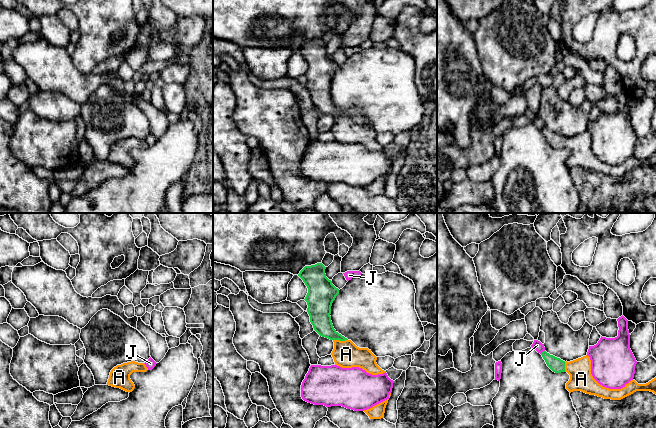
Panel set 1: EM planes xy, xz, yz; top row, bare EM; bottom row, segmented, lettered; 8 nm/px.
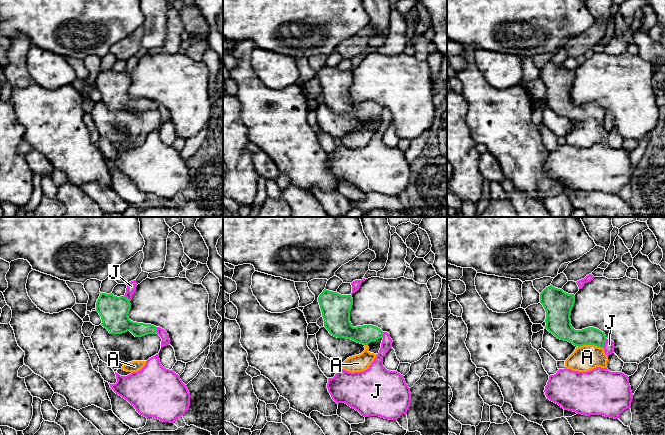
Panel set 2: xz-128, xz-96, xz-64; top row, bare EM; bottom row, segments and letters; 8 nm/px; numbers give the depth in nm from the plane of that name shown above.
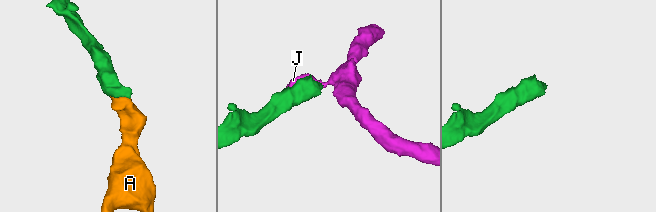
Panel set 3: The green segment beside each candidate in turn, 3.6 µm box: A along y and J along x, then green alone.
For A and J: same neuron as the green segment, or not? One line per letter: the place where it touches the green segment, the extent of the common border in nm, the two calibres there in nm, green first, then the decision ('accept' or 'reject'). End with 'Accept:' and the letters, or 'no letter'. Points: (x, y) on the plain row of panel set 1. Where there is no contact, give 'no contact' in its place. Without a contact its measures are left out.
A: xz (340, 116) | 120 nm | 170/220 nm | accept
J: yz (543, 127) | 50 nm | 120/80 nm | reject
Accept: A

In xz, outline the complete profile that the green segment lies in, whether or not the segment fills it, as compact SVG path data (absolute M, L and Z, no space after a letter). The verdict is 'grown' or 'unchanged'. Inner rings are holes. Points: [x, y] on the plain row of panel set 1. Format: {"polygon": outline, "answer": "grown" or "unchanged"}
{"polygon": "M317 39L305 42L298 50L308 64L304 76L307 78L307 88L314 106L334 118L331 131L335 141L342 144L359 143L372 151L385 149L377 141L377 133L371 126L357 123L334 105L330 90L339 65L326 53L325 45L322 39Z", "answer": "grown"}

